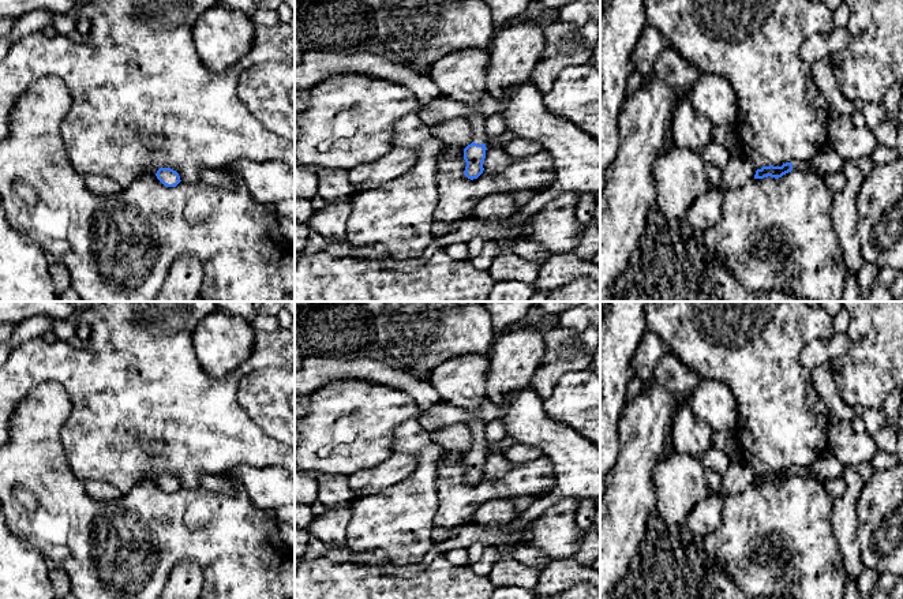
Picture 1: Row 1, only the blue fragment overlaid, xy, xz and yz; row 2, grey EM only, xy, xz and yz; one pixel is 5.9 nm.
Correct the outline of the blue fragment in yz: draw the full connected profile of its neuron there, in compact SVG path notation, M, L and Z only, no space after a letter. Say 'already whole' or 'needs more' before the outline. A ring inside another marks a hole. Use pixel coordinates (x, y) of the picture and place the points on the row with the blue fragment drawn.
needs more | M794 160L793 162L786 162L782 166L763 166L761 169L756 171L754 179L764 179L768 176L779 179L783 175L791 172L793 169L817 172L806 160Z

